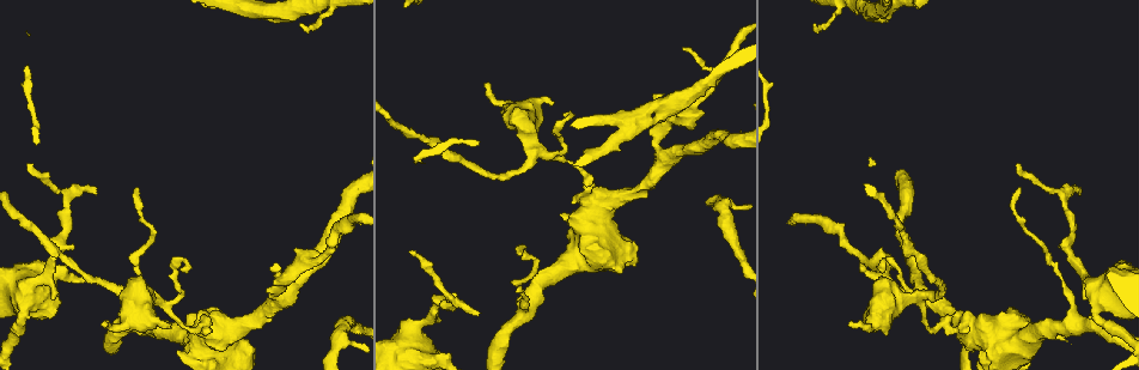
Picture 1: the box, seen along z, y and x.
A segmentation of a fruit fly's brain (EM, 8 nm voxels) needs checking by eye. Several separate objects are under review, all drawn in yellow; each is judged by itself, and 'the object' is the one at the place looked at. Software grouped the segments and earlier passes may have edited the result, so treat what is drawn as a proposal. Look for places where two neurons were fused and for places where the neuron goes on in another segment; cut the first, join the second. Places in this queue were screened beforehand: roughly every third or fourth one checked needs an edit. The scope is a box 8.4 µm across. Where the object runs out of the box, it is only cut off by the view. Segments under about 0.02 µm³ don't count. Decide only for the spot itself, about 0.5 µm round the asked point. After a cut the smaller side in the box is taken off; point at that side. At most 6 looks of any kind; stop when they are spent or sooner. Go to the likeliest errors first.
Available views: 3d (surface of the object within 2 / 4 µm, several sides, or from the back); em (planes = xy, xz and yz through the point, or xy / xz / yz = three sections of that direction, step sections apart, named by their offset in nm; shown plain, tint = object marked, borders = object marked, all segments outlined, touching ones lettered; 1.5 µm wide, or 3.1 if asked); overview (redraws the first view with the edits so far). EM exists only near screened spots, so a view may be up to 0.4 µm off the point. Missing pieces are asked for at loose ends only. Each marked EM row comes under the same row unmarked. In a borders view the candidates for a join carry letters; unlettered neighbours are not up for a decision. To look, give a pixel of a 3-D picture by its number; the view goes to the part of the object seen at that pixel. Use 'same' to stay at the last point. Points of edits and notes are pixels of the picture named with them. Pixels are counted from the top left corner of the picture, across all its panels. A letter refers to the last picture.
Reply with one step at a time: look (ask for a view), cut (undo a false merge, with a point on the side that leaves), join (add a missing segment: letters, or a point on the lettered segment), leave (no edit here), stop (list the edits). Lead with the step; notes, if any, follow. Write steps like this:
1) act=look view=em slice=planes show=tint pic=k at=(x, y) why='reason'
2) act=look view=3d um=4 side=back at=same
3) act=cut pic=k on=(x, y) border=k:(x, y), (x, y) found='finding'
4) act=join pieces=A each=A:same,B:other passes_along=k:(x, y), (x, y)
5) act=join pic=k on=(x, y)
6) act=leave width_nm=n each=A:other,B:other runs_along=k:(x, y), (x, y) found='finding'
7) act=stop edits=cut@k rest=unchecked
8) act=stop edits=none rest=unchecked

act=look view=3d um=2 pic=1 at=(206, 322) why='calibre changes'

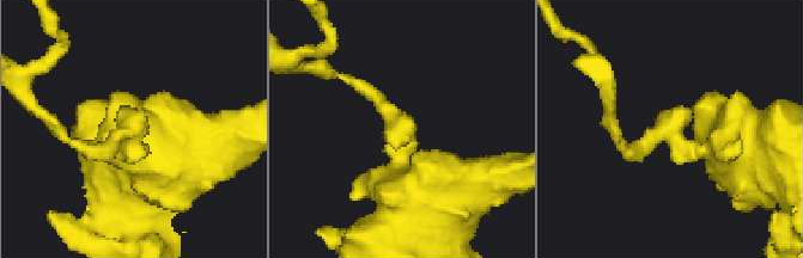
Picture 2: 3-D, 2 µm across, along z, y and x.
act=look view=em um=3.1 slice=xz step=16 show=tint pic=2 at=(395, 126) why='now the EM'

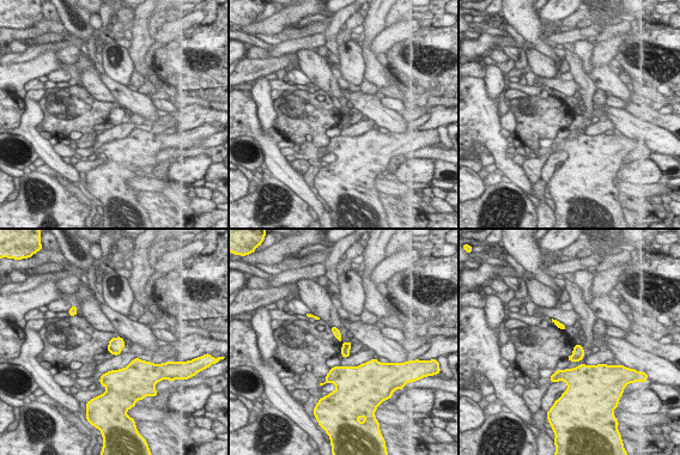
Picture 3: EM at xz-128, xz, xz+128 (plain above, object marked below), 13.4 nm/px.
act=look view=em um=3.1 slice=yz step=8 show=borders at=same why='cut it another way'

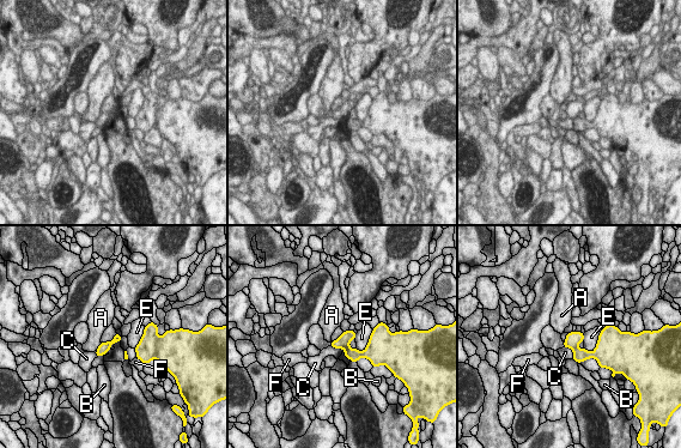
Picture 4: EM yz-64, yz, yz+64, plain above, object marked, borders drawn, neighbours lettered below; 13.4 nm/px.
act=cut pic=4 on=(342, 341) width_nm=130 each=A:other,B:other,C:other,E:other,F:other border=4:(348, 345), (344, 349) found='two neurons meet here'

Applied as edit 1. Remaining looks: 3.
act=look view=overview why='see it whole again'

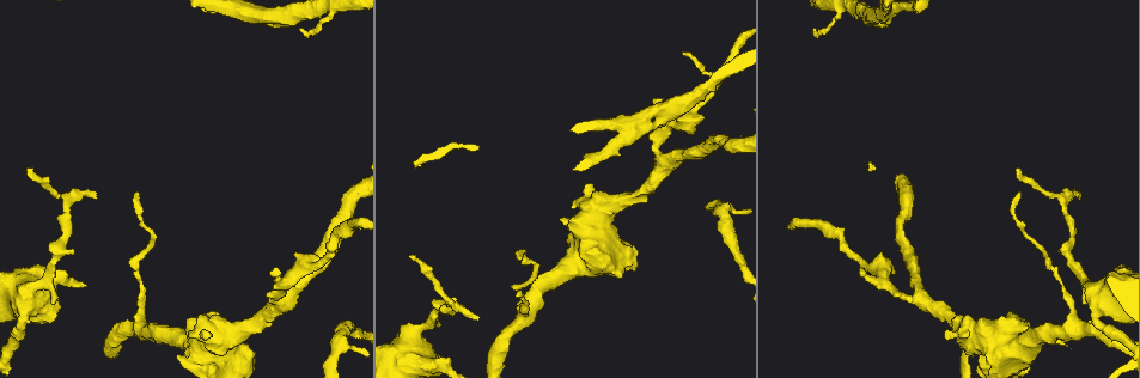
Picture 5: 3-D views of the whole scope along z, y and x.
act=look view=3d um=4 pic=5 at=(94, 198)

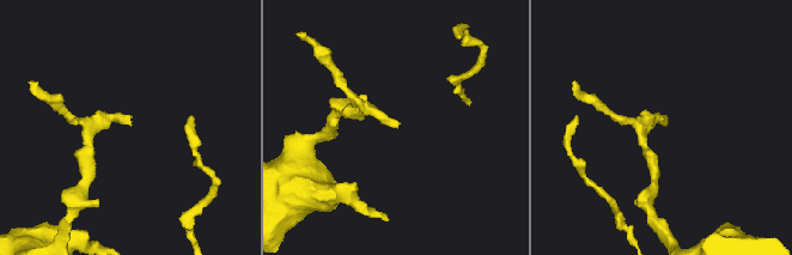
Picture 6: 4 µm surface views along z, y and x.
act=look view=em slice=planes show=borders pic=6 at=(131, 124) why='need the tissue'

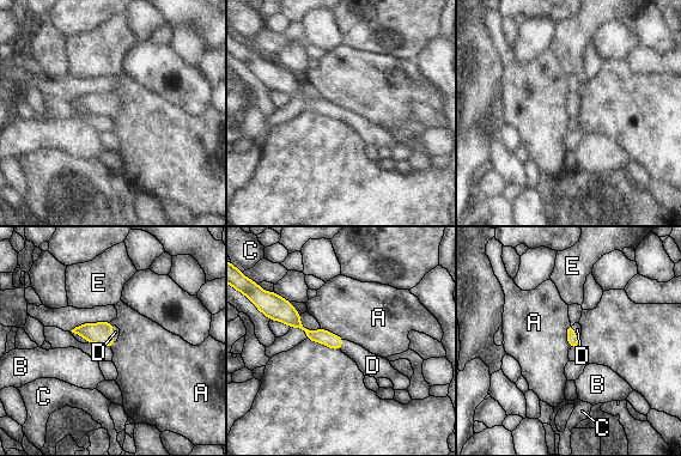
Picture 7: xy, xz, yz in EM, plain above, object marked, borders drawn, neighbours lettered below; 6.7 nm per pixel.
act=join pieces=D each=A:other,B:other,C:other,D:same,E:other passes_along=7:(573, 341), (572, 332), (577, 329) found='it goes on there'

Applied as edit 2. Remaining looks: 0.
act=stop edits=cut@4,join@7 rest=unchecked

